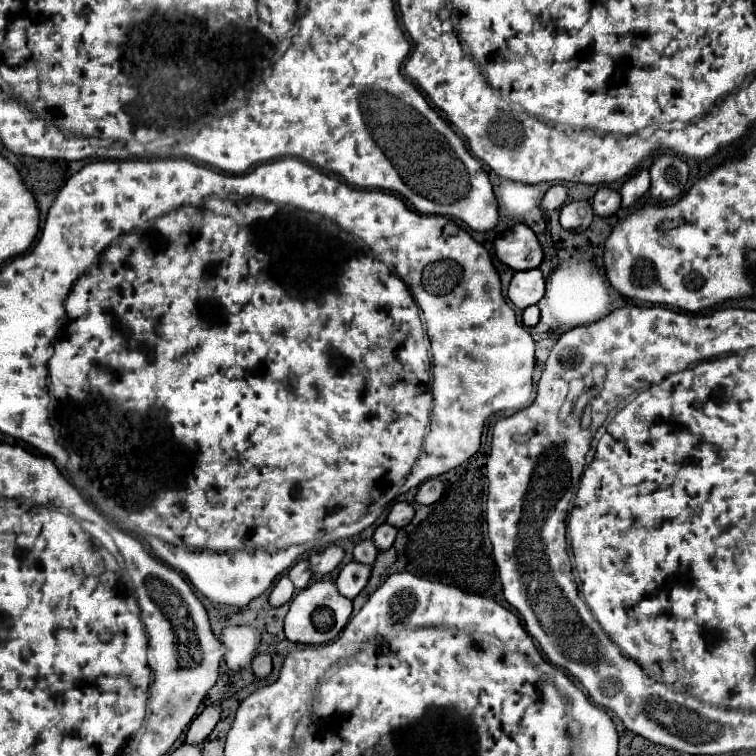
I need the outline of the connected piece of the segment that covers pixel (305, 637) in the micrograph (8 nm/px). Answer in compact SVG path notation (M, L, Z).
M316 581L306 589L298 591L298 595L290 603L290 611L284 619L284 633L294 643L306 645L322 645L334 641L344 625L348 623L352 613L352 601L338 593L336 583L332 581Z

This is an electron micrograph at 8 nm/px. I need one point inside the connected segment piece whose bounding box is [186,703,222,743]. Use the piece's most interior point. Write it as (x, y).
(201, 726)

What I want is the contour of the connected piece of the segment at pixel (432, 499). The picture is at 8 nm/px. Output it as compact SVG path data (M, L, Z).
M428 479L424 481L420 487L418 487L418 493L416 493L416 503L422 503L422 505L432 505L436 503L444 493L444 483L440 479Z

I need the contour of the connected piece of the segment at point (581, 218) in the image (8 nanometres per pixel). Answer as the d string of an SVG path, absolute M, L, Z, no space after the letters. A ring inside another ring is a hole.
M572 201L560 209L560 225L568 231L584 231L594 217L590 203Z

